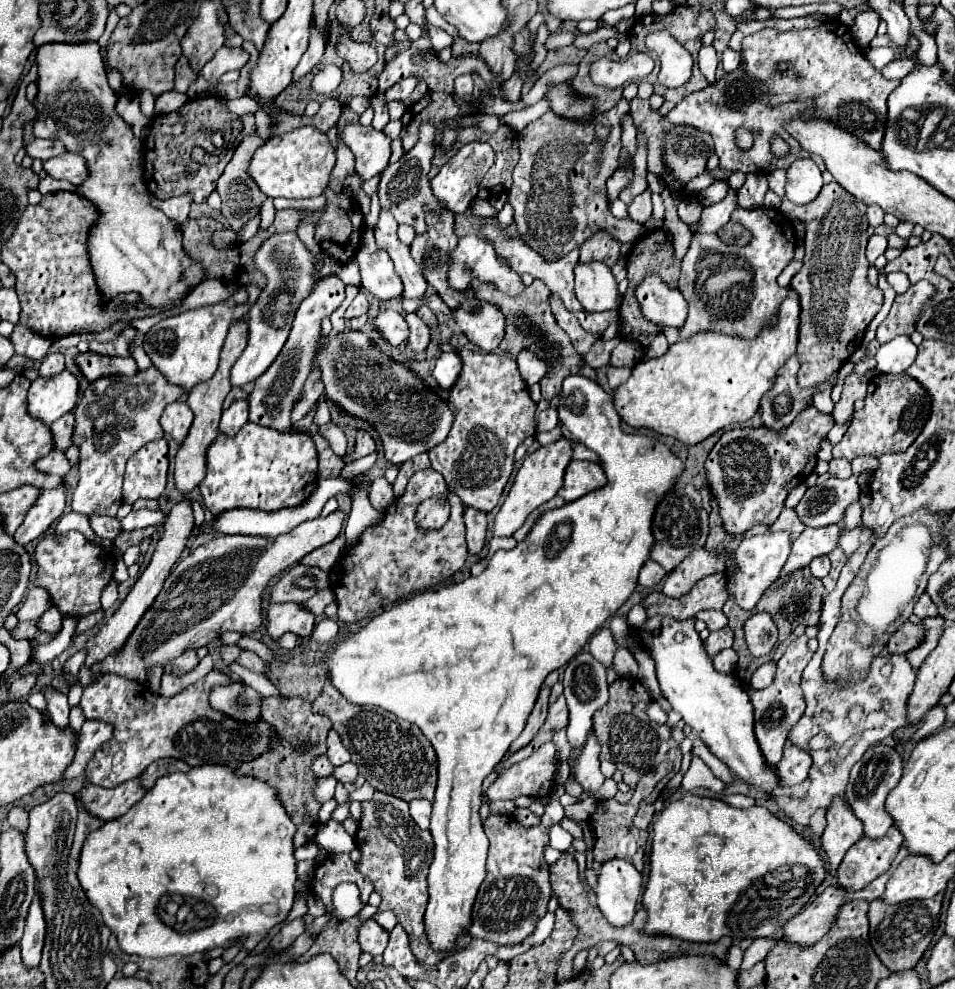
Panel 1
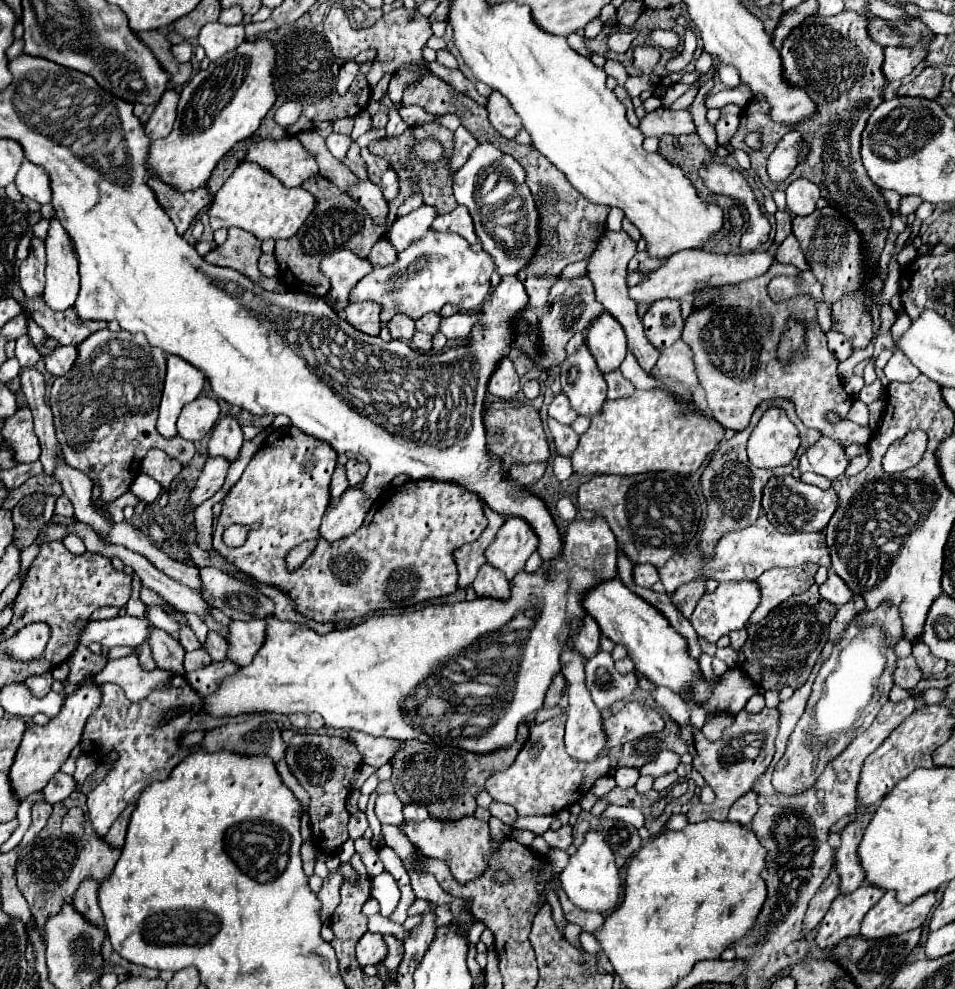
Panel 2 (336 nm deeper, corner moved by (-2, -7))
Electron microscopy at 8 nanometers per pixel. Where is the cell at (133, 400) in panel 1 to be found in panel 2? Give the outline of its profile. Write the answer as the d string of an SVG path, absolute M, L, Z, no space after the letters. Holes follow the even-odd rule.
M99 330L97 334L91 334L85 342L81 342L77 350L79 350L79 358L73 364L71 372L53 382L49 406L53 410L57 438L59 438L67 464L73 468L79 468L95 484L99 484L101 496L99 496L99 502L95 504L95 510L99 510L99 514L103 514L107 522L113 522L111 514L105 512L105 506L129 490L147 450L161 448L171 458L179 460L181 464L187 464L195 454L195 446L193 442L183 440L181 436L163 438L155 430L161 390L163 390L163 378L165 378L165 352L163 350L155 350L147 342L147 338L143 338L143 334L131 334L125 330L119 330L119 332Z

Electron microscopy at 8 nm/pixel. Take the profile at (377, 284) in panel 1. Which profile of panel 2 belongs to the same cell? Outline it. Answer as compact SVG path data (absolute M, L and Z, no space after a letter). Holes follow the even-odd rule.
M337 250L323 258L321 272L331 280L329 294L337 314L349 304L349 292L355 288L355 282L359 282L371 270L371 262L367 258L355 256L351 250Z

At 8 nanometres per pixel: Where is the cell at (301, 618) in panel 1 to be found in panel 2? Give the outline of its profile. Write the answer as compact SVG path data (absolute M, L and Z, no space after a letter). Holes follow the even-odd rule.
M235 620L229 624L229 660L239 666L253 662L257 650L263 646L267 620Z

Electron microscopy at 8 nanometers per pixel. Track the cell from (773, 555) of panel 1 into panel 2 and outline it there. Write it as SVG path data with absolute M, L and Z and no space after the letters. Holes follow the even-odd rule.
M721 582L715 592L711 594L707 592L701 596L689 620L697 636L705 638L707 642L717 642L721 636L733 630L741 630L749 622L757 606L759 606L759 584L757 582Z

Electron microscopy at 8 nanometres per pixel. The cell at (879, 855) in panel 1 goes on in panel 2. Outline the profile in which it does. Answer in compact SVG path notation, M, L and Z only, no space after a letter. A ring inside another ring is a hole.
M863 884L851 894L839 894L821 920L819 932L815 936L817 946L829 948L839 944L839 940L847 936L859 934L863 916L869 912L871 906L879 902L883 894L885 890L873 884Z

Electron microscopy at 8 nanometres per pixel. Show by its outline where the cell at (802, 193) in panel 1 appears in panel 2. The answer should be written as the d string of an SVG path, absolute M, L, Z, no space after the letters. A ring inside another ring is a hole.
M797 178L787 186L787 208L791 214L807 216L815 210L817 200L821 198L819 186L809 182L807 178Z

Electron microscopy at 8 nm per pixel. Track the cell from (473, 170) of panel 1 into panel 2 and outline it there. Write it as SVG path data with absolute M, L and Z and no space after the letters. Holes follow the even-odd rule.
M421 206L415 212L397 218L389 230L389 240L397 250L405 250L411 242L417 242L419 238L423 238L423 234L427 234L427 230L431 228L431 222L437 218L437 208L431 206Z

